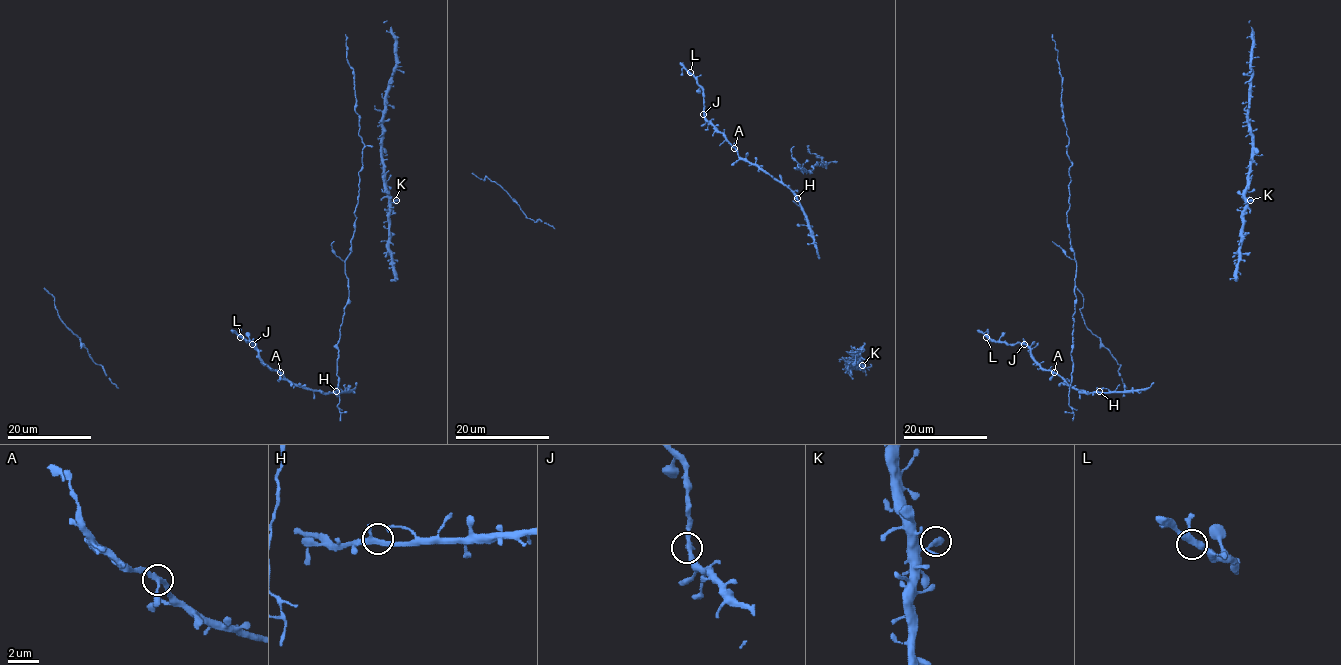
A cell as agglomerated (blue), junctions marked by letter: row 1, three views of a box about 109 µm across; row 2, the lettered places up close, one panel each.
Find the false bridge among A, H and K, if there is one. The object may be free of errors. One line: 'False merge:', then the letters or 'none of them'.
False merge: none of them

